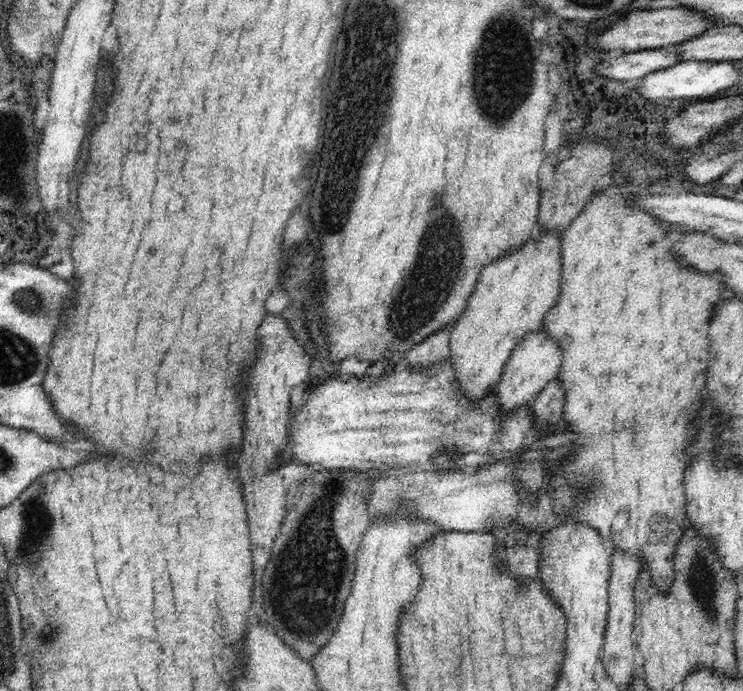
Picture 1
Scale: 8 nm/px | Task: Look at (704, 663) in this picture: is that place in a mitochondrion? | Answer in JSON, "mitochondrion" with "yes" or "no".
{"mitochondrion":"no"}

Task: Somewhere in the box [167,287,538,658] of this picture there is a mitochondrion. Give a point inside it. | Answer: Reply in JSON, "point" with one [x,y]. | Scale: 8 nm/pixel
{"point":[314,564]}

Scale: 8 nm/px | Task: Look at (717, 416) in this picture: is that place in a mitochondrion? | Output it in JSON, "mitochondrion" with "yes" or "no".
{"mitochondrion":"no"}

